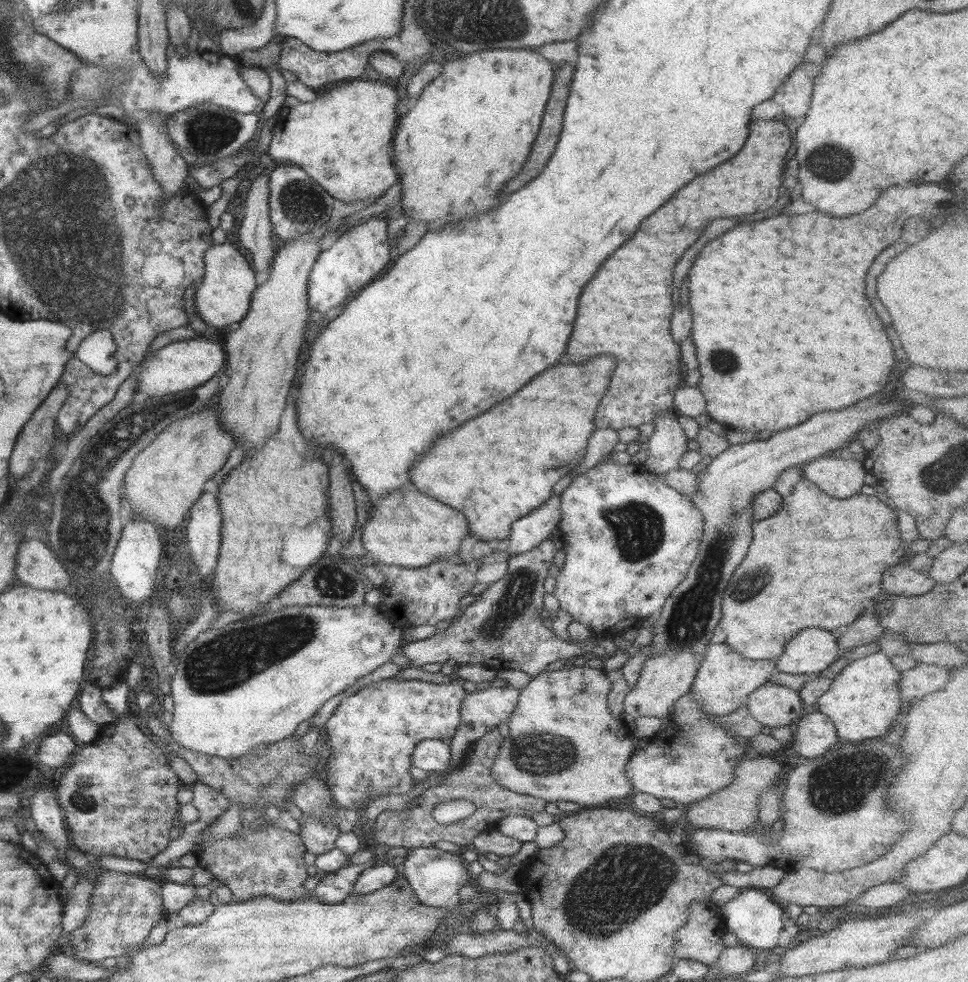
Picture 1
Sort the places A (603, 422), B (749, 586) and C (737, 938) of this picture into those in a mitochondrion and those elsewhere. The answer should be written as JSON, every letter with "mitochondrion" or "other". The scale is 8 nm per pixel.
{"A":"other","B":"mitochondrion","C":"other"}

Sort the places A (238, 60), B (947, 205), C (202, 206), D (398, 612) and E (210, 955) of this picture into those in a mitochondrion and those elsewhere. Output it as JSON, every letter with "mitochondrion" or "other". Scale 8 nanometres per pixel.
{"A":"other","B":"other","C":"other","D":"other","E":"mitochondrion"}

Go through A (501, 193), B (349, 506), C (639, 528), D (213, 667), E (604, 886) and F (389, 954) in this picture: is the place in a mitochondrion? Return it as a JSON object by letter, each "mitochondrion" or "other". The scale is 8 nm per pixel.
{"A":"other","B":"other","C":"mitochondrion","D":"mitochondrion","E":"mitochondrion","F":"other"}

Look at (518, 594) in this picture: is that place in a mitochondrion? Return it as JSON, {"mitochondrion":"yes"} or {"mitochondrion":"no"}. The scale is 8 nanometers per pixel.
{"mitochondrion":"yes"}

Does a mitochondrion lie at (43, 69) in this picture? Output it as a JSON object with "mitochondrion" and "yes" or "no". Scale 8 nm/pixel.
{"mitochondrion":"yes"}

